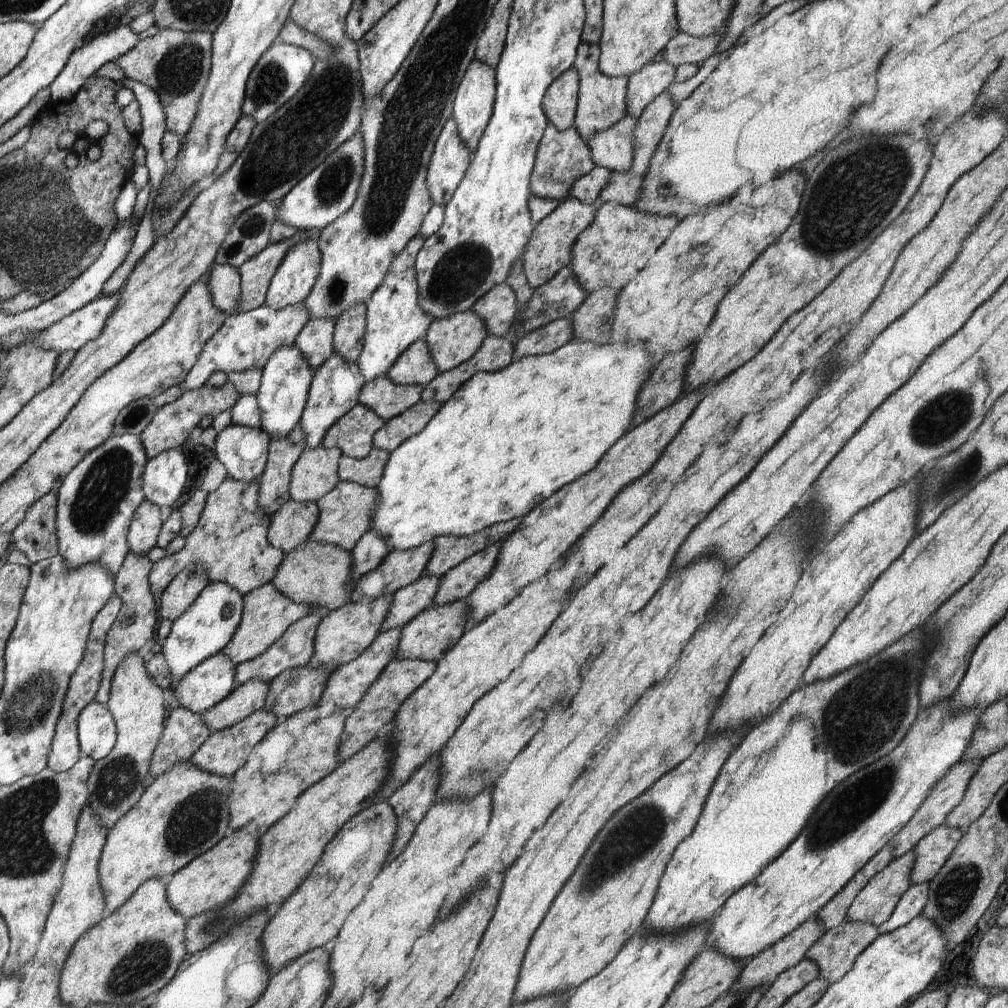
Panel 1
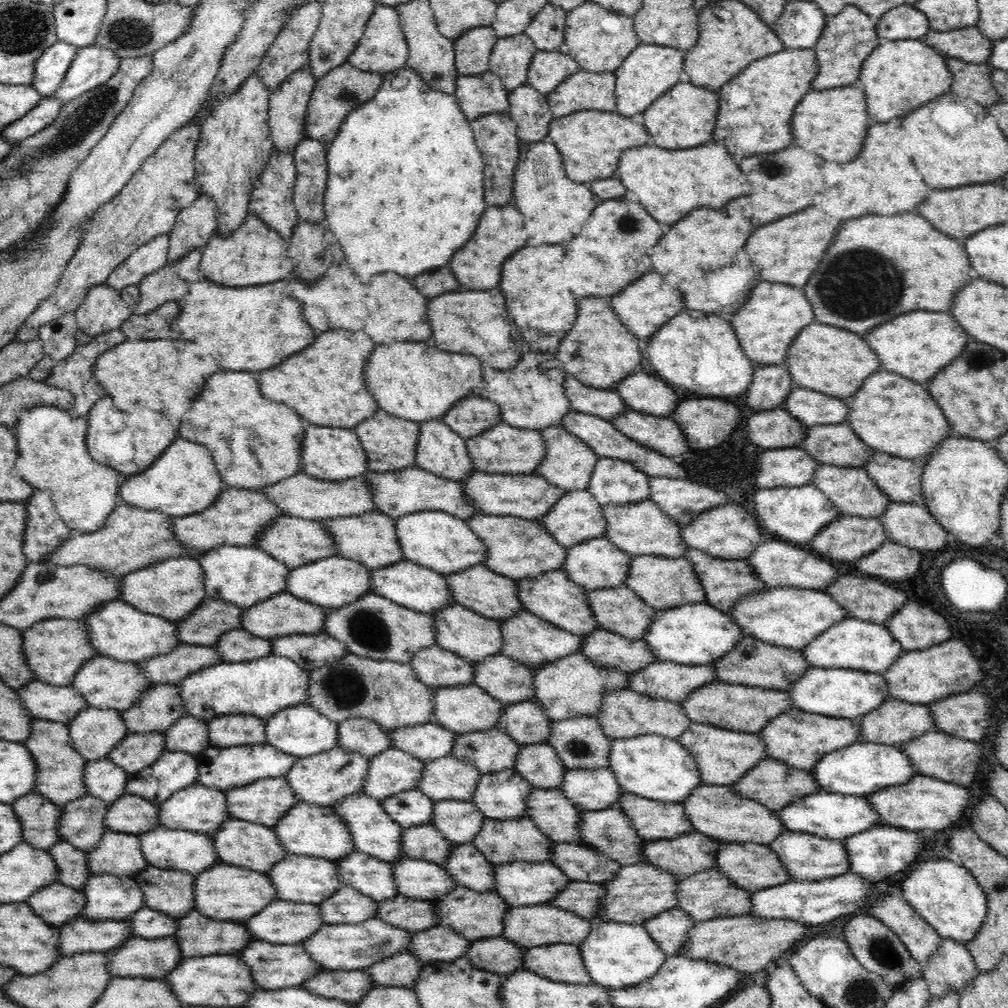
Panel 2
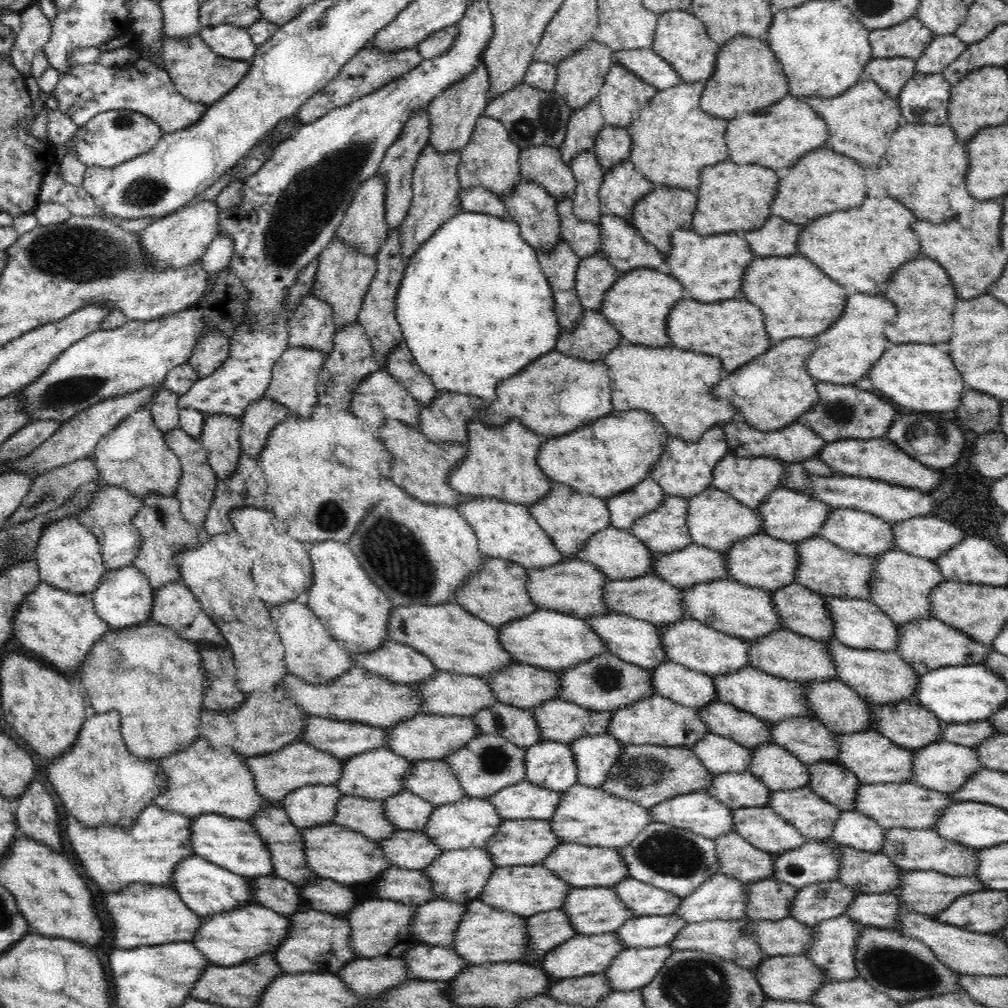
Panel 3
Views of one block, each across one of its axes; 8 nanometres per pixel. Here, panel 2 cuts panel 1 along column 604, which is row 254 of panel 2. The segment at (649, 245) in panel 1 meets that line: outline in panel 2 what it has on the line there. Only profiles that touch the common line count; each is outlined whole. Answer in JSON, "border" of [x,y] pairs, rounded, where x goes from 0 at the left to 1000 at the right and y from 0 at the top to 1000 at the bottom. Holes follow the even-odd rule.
{"border":[[[248,210],[242,220],[227,233],[220,233],[216,226],[211,230],[200,246],[199,274],[211,281],[234,286],[286,277],[292,268],[292,263],[285,253],[286,243],[284,236]]]}

